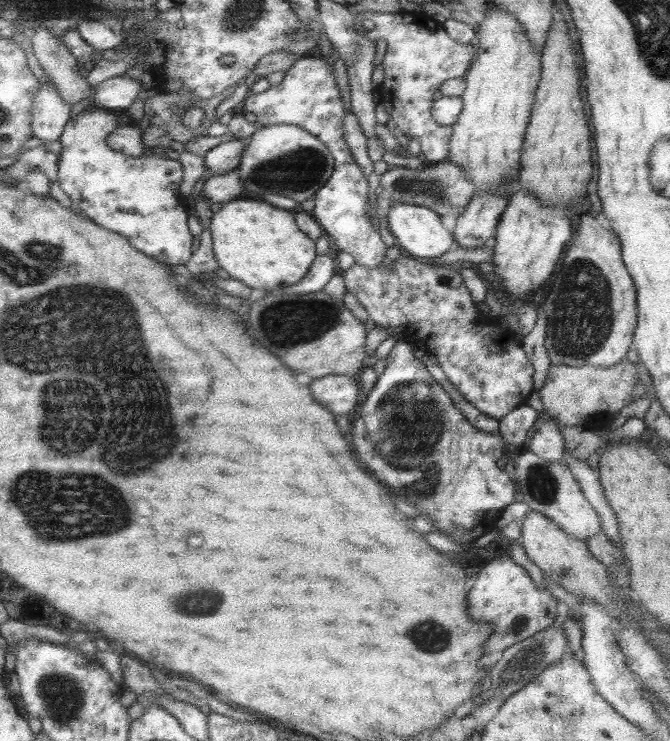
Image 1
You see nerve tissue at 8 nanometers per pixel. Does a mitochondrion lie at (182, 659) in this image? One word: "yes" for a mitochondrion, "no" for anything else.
no

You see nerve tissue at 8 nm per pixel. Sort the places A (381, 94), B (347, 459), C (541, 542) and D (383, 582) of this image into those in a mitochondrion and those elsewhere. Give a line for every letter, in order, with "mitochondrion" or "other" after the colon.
A: other
B: other
C: other
D: other

